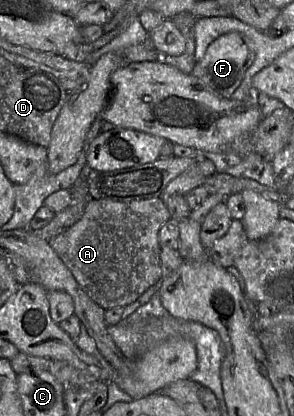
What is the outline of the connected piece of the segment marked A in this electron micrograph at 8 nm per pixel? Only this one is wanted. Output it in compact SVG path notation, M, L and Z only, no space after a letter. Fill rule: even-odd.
M162 197L130 201L92 200L83 216L70 228L48 241L88 296L105 310L125 307L164 277L160 264L159 231L171 219Z

